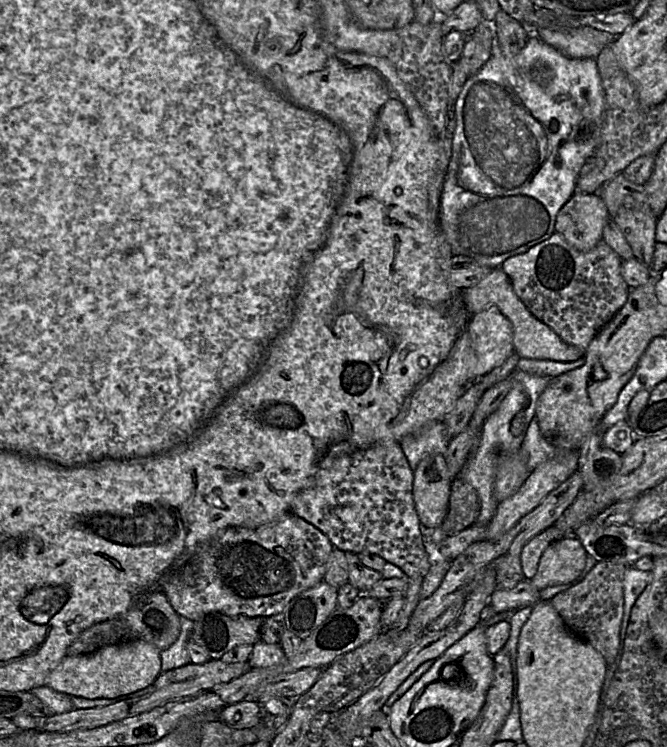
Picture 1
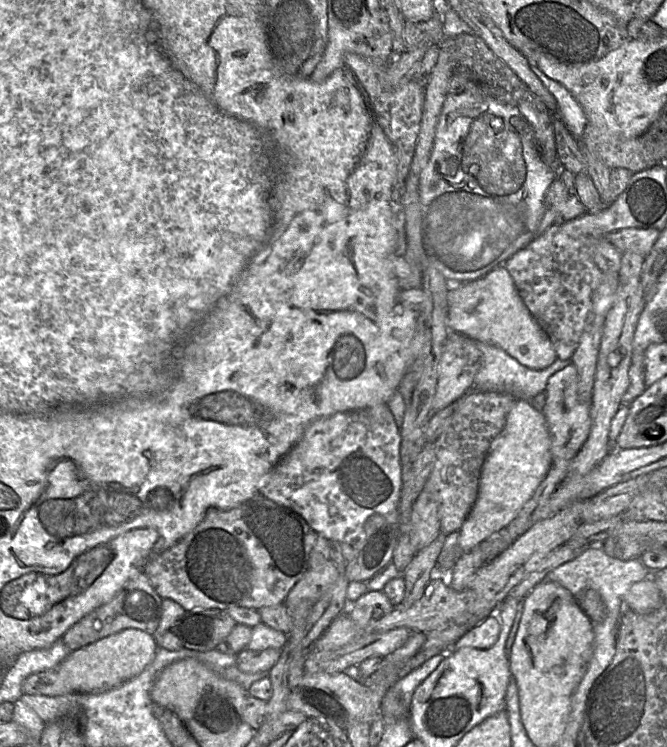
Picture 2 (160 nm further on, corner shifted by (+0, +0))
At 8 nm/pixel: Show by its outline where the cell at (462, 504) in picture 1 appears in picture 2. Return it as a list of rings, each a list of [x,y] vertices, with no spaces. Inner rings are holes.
[[[440,533],[436,539],[418,552],[403,572],[405,594],[401,604],[396,608],[408,608],[422,596],[431,579],[431,572],[443,548],[446,535]]]

